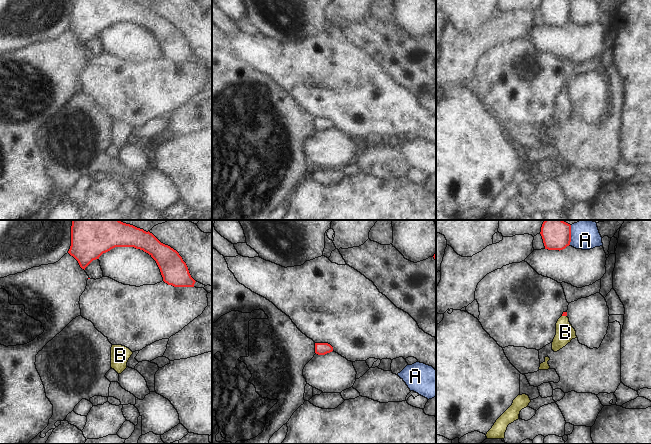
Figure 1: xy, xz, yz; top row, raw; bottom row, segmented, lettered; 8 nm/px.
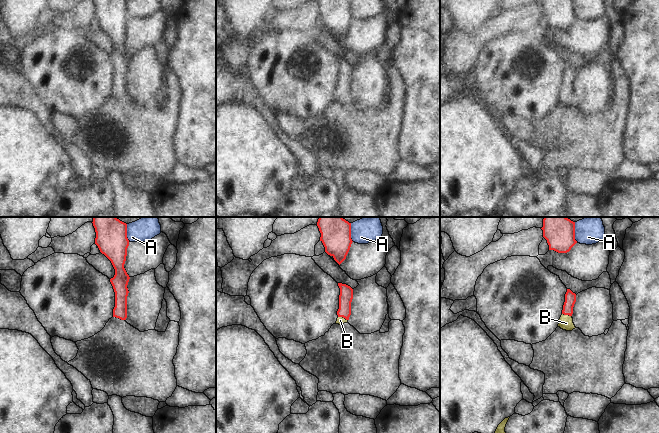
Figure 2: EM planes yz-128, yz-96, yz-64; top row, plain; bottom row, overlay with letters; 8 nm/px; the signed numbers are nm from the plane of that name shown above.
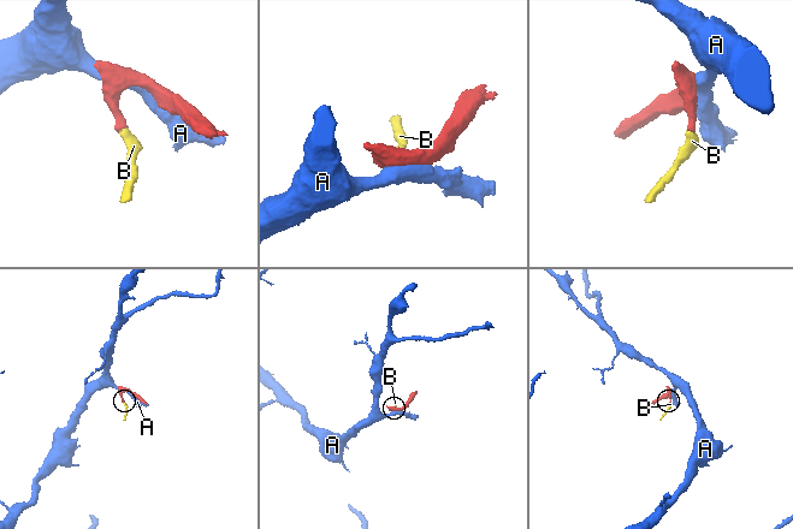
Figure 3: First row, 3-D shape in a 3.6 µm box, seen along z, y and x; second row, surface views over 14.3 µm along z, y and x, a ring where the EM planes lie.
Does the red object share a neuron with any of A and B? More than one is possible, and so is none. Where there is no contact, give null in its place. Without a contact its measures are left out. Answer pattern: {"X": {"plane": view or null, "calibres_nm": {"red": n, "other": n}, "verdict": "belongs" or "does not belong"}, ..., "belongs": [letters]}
{"A": {"plane": "yz", "calibres_nm": {"red": 200, "other": 200}, "verdict": "does not belong"}, "B": {"plane": "yz", "calibres_nm": {"red": 30, "other": 150}, "verdict": "belongs"}, "belongs": ["B"]}

